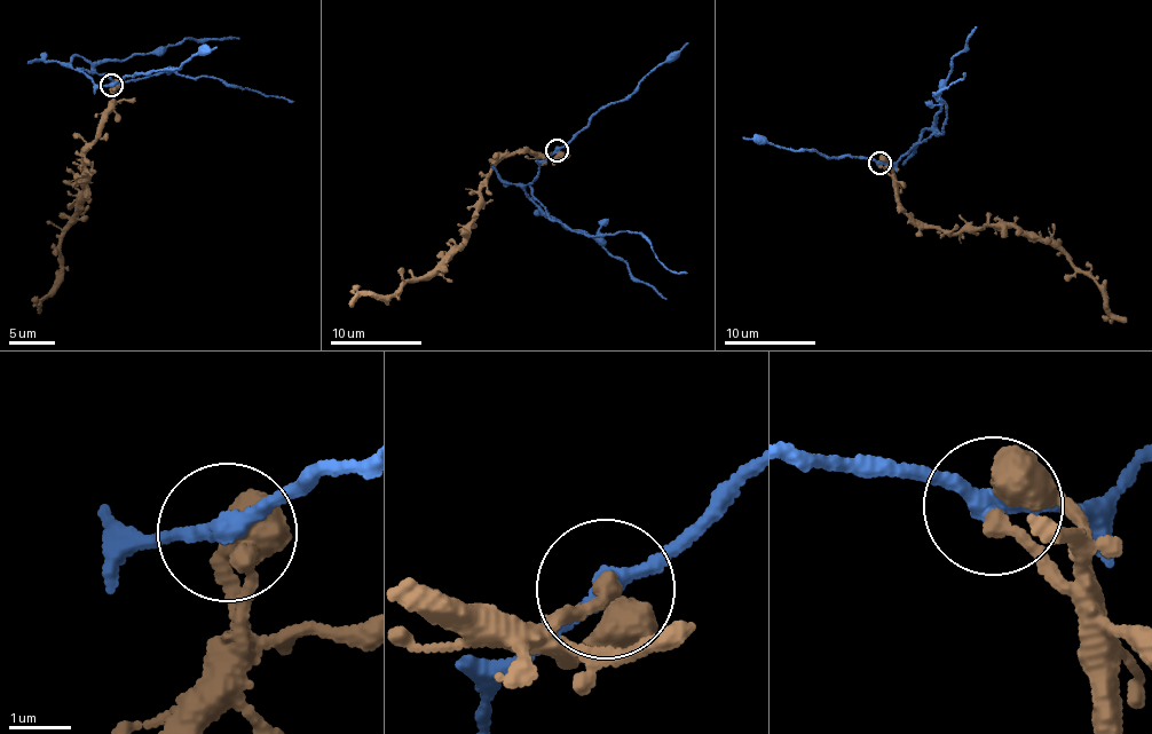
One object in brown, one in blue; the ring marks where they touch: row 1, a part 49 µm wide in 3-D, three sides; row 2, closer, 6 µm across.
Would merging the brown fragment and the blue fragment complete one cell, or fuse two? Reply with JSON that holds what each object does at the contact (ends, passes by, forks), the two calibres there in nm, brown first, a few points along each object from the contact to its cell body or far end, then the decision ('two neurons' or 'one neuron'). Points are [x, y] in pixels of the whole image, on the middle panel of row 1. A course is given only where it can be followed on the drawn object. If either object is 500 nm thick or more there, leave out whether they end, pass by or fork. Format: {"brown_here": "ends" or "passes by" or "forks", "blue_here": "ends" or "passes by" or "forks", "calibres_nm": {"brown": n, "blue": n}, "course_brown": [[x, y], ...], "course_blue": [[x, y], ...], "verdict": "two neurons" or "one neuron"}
{"brown_here": "passes by", "blue_here": "passes by", "calibres_nm": {"brown": 480, "blue": 280}, "course_brown": [[558, 150], [545, 156], [522, 149], [506, 156], [483, 183], [459, 250], [391, 296], [368, 294], [348, 304]], "course_blue": [[558, 150], [543, 162], [530, 188], [546, 213], [591, 236], [637, 233], [664, 265], [678, 274], [686, 273]], "verdict": "two neurons"}

